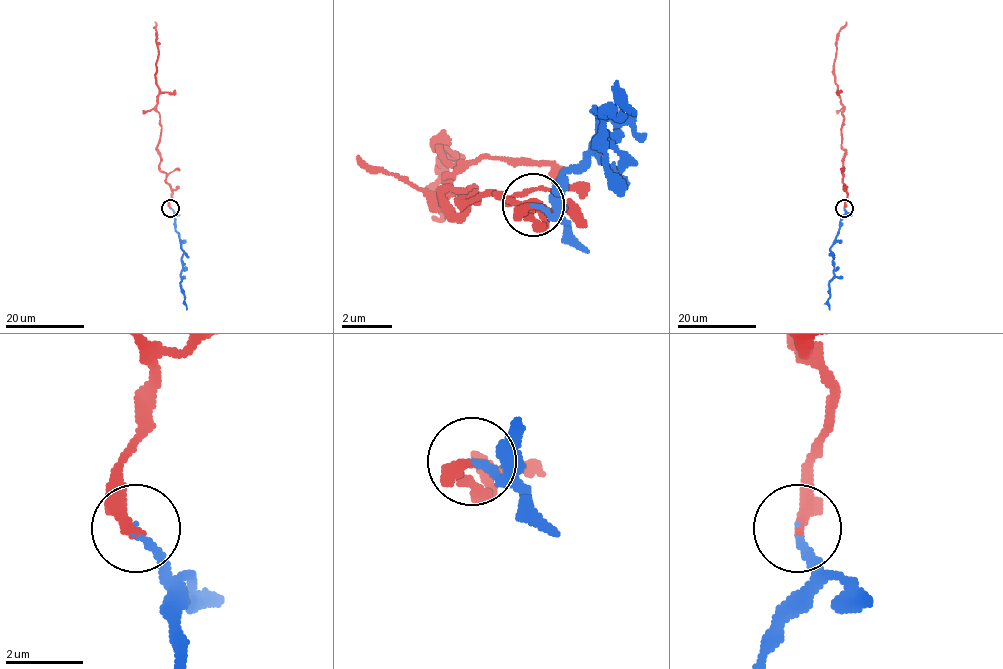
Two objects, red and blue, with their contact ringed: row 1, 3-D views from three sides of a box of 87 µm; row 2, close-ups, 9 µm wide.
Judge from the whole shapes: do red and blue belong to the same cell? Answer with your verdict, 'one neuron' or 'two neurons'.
one neuron

